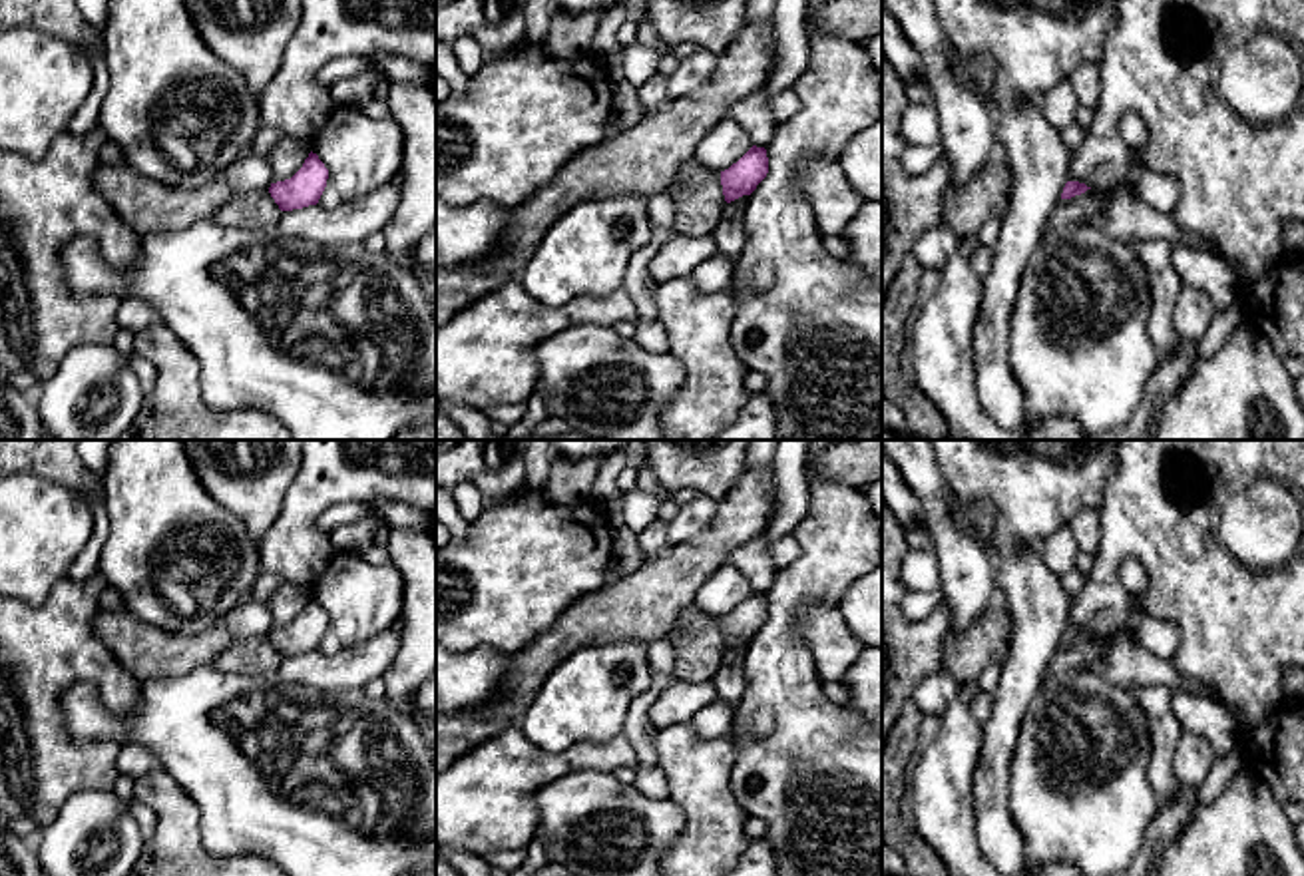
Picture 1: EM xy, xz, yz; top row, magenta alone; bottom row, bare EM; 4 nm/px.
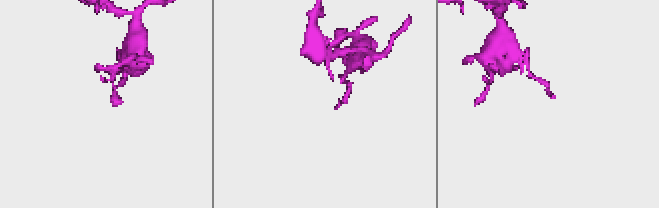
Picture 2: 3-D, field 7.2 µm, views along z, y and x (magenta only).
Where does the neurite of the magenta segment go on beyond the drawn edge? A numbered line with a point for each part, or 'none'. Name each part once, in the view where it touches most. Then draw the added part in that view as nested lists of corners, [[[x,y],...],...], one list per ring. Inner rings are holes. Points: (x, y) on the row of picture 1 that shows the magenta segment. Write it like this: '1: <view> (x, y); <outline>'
none

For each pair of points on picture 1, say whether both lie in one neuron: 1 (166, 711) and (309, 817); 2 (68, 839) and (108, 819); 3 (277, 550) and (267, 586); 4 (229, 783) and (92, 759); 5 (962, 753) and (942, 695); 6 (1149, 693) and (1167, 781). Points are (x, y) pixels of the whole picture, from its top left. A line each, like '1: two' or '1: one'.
1: one
2: one
3: two
4: two
5: two
6: one

